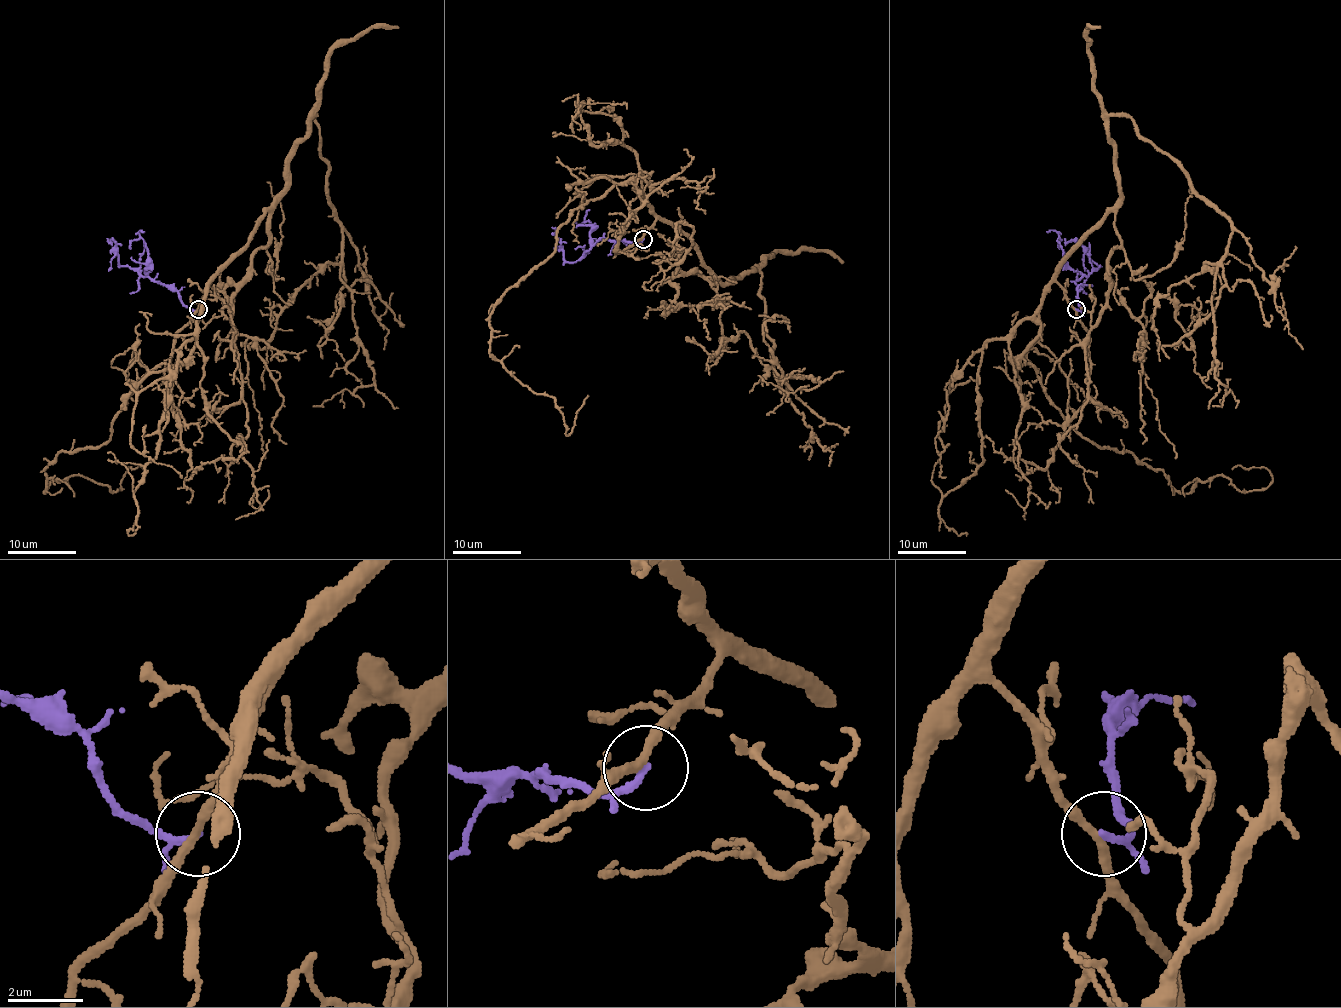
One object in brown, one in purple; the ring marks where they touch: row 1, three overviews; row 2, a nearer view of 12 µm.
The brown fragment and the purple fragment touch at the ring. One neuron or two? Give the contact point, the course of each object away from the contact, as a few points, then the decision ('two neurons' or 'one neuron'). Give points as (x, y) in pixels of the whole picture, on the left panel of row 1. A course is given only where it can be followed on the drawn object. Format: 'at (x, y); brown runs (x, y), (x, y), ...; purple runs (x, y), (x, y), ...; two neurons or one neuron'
at (198, 309); brown runs (198, 309), (285, 185), (290, 149), (316, 115), (328, 204), (341, 228), (341, 282), (374, 383), (312, 406); purple runs (198, 309), (188, 308), (176, 291), (157, 284), (130, 267), (121, 267), (116, 245), (106, 238); two neurons

